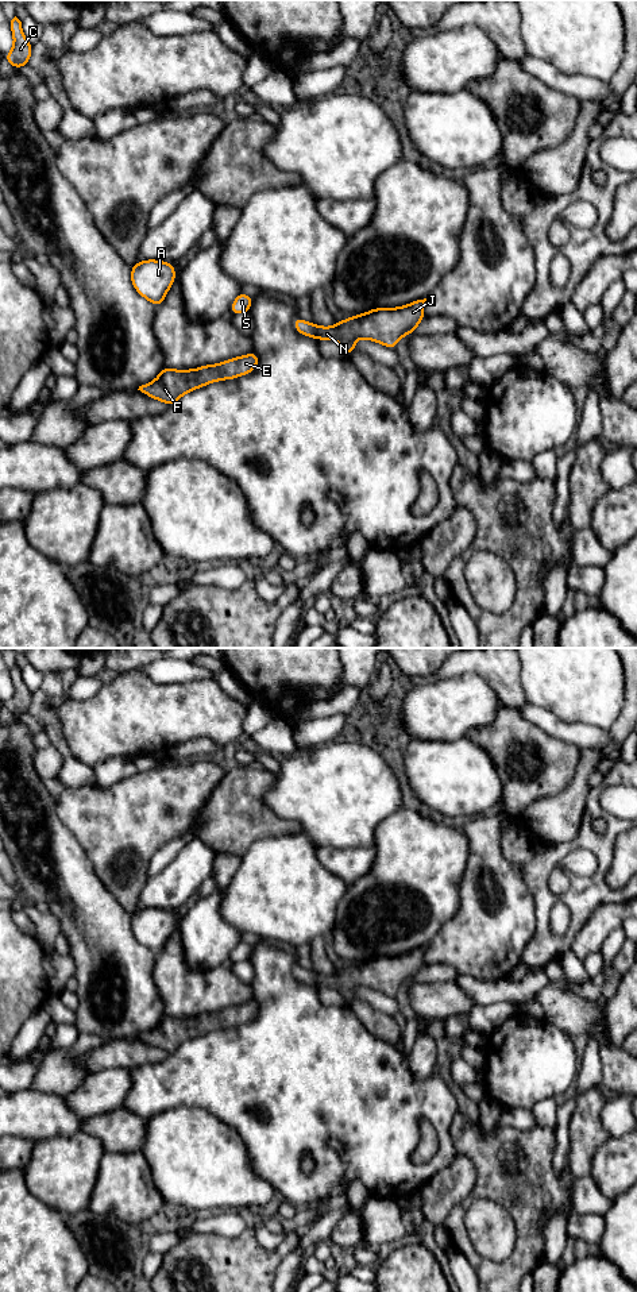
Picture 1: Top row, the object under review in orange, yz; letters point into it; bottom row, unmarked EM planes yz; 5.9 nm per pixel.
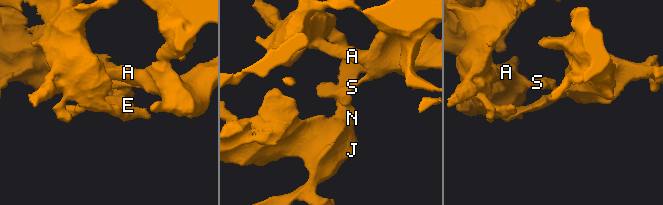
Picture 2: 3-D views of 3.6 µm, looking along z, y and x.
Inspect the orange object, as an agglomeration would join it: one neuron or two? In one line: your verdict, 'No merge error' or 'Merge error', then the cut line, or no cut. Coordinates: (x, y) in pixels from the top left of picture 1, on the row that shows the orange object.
Merge error. Split along yz (316, 326), (313, 336)

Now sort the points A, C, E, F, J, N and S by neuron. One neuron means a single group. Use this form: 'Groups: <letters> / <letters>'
Groups: A S / C E F J N

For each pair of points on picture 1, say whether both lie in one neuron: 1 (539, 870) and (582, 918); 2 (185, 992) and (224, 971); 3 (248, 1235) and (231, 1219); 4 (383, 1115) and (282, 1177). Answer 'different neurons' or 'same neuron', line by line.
1: same neuron
2: same neuron
3: different neurons
4: same neuron

